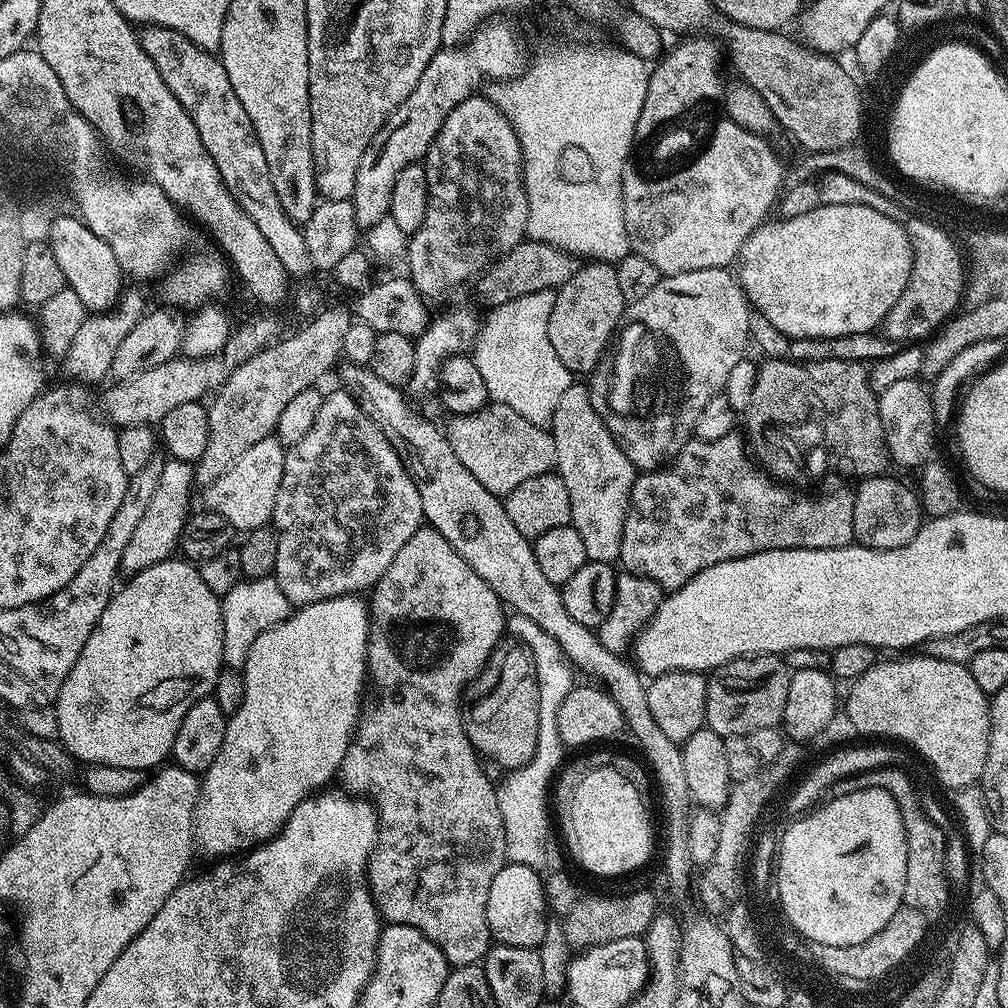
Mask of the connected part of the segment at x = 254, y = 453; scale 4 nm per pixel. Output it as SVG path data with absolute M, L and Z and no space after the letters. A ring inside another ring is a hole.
M275 435L262 438L255 446L250 446L218 482L207 485L203 489L207 511L222 514L226 522L234 530L241 528L241 533L247 534L256 528L263 528L272 519L274 502L278 498L278 486L282 482L282 470L284 469L285 447L276 439Z

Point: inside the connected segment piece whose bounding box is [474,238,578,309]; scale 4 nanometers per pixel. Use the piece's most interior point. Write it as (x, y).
(531, 266)

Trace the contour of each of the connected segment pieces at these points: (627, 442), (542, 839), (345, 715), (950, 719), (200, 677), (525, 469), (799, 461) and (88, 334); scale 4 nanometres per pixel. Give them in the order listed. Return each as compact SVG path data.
M707 268L665 275L650 294L627 305L629 321L640 323L661 341L668 340L680 359L682 379L688 383L688 404L680 408L680 416L672 424L660 420L660 424L652 424L652 432L644 432L640 424L628 424L628 420L616 420L612 416L608 428L636 470L660 470L675 461L693 435L696 425L692 420L698 422L696 412L702 414L706 402L723 393L730 369L745 359L744 347L750 344L748 331L753 309L739 279L730 273L728 268Z
M527 622L516 623L520 624L514 625L513 628L511 625L510 636L512 632L513 638L516 639L513 641L517 645L530 650L530 654L534 658L534 670L538 674L538 746L534 746L534 756L530 758L530 762L526 762L526 766L511 769L505 775L508 777L502 782L499 781L496 797L498 798L498 810L502 810L502 826L506 830L506 854L508 855L508 860L513 864L544 870L549 867L547 864L550 789L553 787L554 777L559 773L566 760L566 755L564 756L566 746L558 734L558 710L562 707L562 702L566 702L566 694L570 694L570 690L574 687L574 680L572 680L574 669L568 663L562 646L558 646L558 642L554 638L550 638L550 634L546 634L546 630L542 630L542 626Z
M359 595L339 596L322 602L305 604L299 610L293 611L287 620L283 620L278 626L266 630L266 634L260 634L254 646L250 646L250 654L246 658L242 675L244 678L244 701L234 715L228 717L226 726L226 738L222 738L222 750L218 750L218 758L210 762L210 766L202 774L200 780L200 793L196 803L194 814L194 844L211 858L232 858L237 854L243 854L253 848L271 840L290 814L300 805L307 796L313 795L328 784L340 771L340 763L348 753L352 744L352 737L357 724L360 723L362 707L360 708L360 695L364 692L364 676L369 675L368 666L368 630L370 627L370 608L360 601Z
M900 654L897 660L881 659L873 668L866 670L866 674L862 674L858 679L851 681L848 692L848 720L861 732L864 736L893 736L892 740L899 742L901 738L906 738L906 746L908 738L938 738L944 740L944 750L950 750L950 760L962 760L962 774L964 778L974 778L979 781L984 775L984 767L986 766L986 754L990 746L990 726L992 725L992 710L990 707L990 698L978 686L978 682L974 682L974 678L970 674L970 670L963 664L955 664L954 662L942 662L935 660L933 656L925 656L923 654Z
M183 558L158 562L146 570L135 573L129 580L132 581L125 588L120 586L113 591L112 601L106 606L106 610L102 610L102 618L98 618L90 638L86 638L86 646L82 646L82 654L78 654L78 662L74 662L74 670L70 670L70 674L66 674L66 682L62 682L62 690L56 695L54 705L58 722L56 735L63 744L64 751L70 753L81 765L101 764L102 766L156 770L171 757L174 738L178 735L178 726L182 726L182 718L186 718L186 710L190 710L190 706L194 706L194 702L213 695L218 682L218 674L225 667L222 654L221 597L216 596L214 590L210 590L210 586L206 586L206 582L202 582L199 567Z
M493 403L479 412L452 416L449 421L446 435L450 446L454 446L454 454L458 454L458 462L496 496L506 497L514 486L522 486L526 478L538 478L556 467L555 439L551 431L526 422L510 406Z
M791 358L765 359L757 367L754 394L742 420L746 443L757 465L773 480L789 486L799 485L804 468L812 476L820 476L827 462L844 476L867 478L883 476L889 471L890 457L880 429L880 401L878 393L868 381L868 368L858 360L810 360L801 362Z
M131 288L121 295L120 302L114 310L85 315L82 326L78 326L78 334L74 334L74 342L70 344L70 350L62 361L64 372L68 375L65 377L92 386L95 380L107 377L111 373L118 346L126 339L126 334L130 334L130 330L138 326L138 322L149 307L147 298L138 289Z

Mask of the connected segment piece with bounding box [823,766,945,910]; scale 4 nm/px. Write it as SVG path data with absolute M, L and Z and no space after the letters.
M893 767L875 768L869 772L860 772L857 776L843 776L837 780L830 790L823 795L824 800L842 798L842 794L854 794L854 790L881 788L886 790L898 802L898 810L902 810L902 822L906 826L906 886L908 901L924 910L935 910L944 900L944 879L941 876L941 859L943 838L936 828L928 824L928 817L923 806L913 799L911 788L908 788L909 775Z

